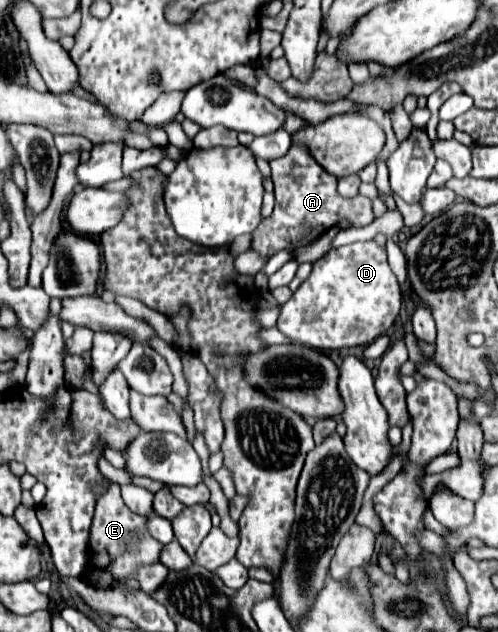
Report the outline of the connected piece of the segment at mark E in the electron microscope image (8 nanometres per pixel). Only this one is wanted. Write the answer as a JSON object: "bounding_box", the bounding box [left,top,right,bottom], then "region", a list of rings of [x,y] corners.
{"bounding_box":[81,484,163,590],"region":[[[111,484],[107,494],[103,494],[95,506],[95,516],[87,542],[89,562],[87,562],[87,570],[81,576],[83,582],[103,590],[115,590],[119,586],[139,590],[139,582],[135,582],[131,574],[135,574],[135,570],[141,566],[159,562],[159,552],[163,548],[163,544],[149,534],[147,520],[149,520],[147,516],[139,516],[131,512],[121,498],[119,484]]]}

